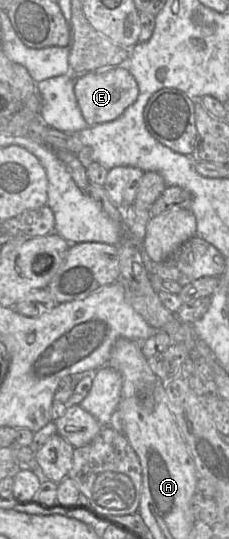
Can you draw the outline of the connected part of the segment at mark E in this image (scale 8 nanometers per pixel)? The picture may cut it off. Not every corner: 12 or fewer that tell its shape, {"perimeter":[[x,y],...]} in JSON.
{"perimeter":[[127,68],[87,73],[74,93],[93,126],[117,119],[139,88]]}

